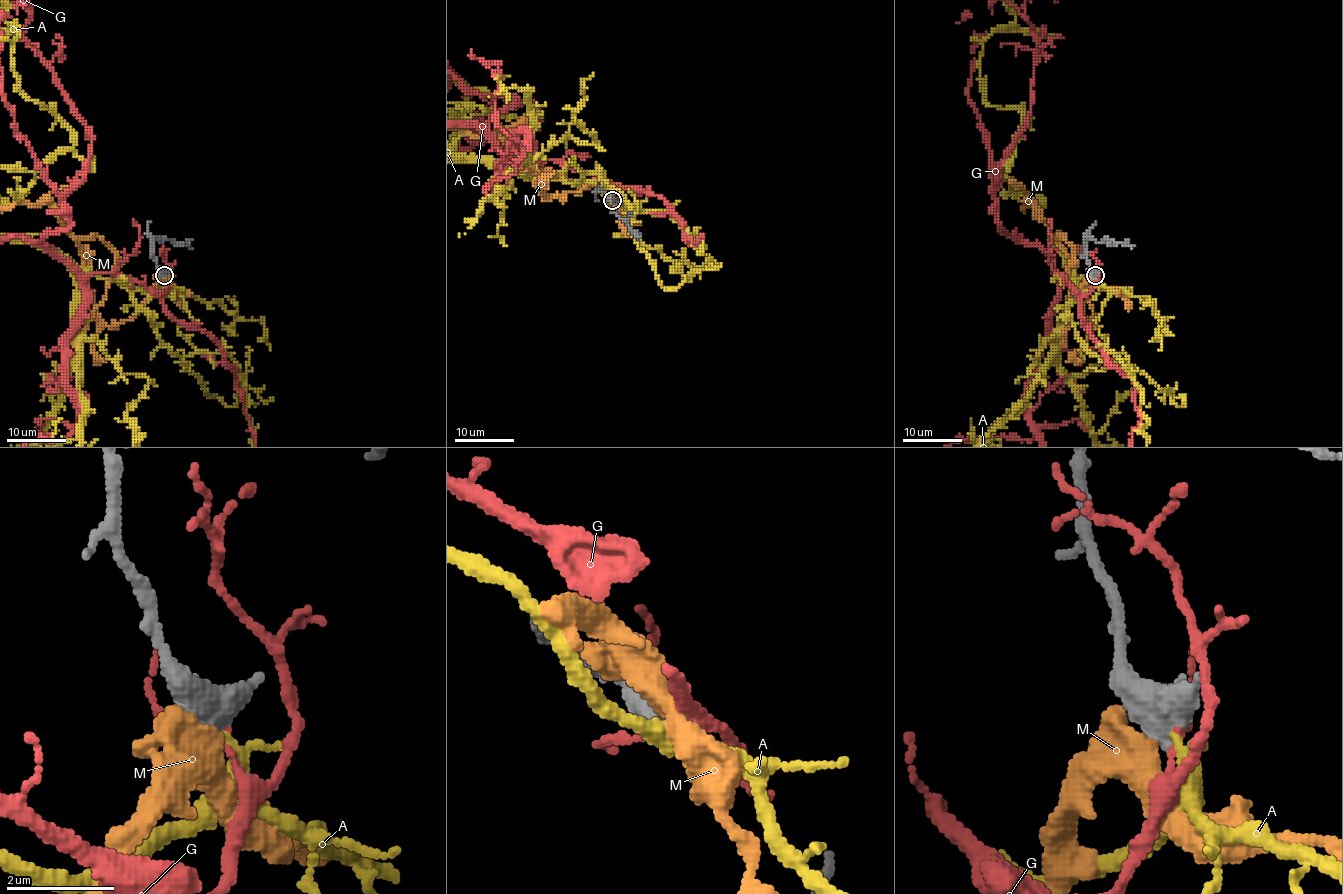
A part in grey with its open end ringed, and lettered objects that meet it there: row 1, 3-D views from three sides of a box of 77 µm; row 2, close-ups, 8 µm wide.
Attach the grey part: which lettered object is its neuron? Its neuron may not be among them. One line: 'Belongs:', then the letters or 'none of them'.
Belongs: A

